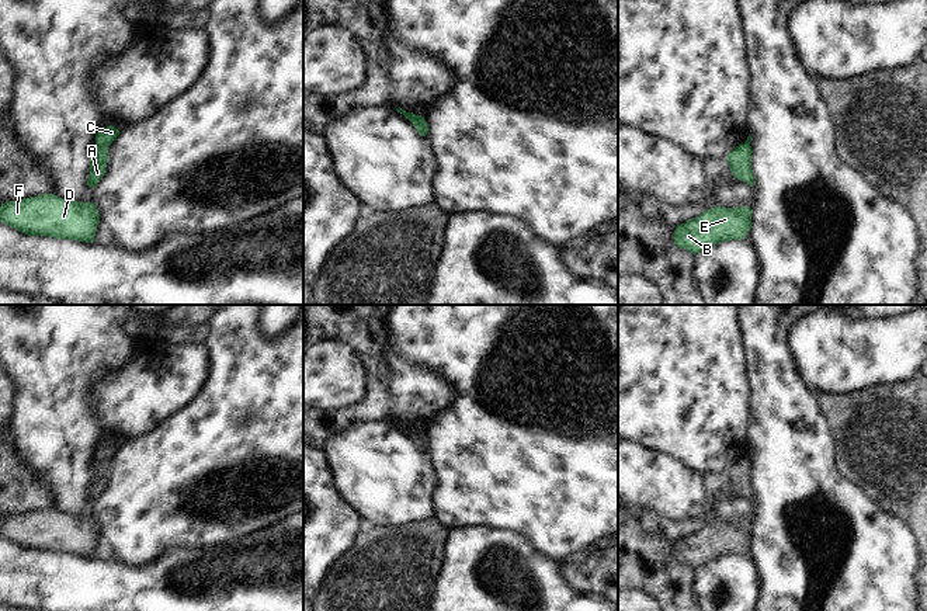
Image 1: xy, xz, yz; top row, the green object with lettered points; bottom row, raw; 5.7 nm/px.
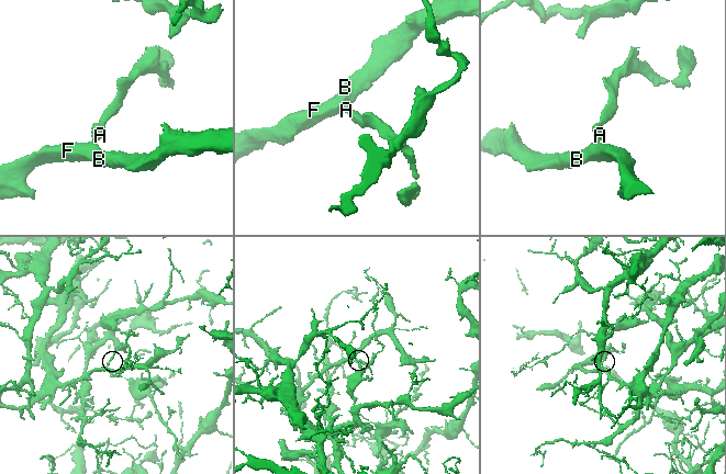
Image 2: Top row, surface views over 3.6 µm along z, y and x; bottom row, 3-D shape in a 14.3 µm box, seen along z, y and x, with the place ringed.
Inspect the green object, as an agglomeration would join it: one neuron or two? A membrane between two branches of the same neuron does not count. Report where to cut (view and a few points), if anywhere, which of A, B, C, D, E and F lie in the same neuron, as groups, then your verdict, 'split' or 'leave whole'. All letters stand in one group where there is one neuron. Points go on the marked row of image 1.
cut in xz along (423, 117), (410, 121); A B D E F / C; split

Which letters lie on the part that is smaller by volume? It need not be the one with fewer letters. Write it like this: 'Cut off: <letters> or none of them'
Cut off: C.

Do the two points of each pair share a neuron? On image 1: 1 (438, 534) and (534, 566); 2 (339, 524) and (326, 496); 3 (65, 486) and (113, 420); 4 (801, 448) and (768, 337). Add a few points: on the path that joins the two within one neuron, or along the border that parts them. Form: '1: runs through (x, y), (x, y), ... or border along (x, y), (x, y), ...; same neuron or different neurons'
1: border along (451, 530), (447, 538), (445, 563), (440, 569); different neurons
2: runs through (332, 517), (326, 511), (326, 503); same neuron
3: border along (94, 408), (94, 422), (100, 429), (97, 445); different neurons
4: runs through (785, 420), (770, 365); same neuron

